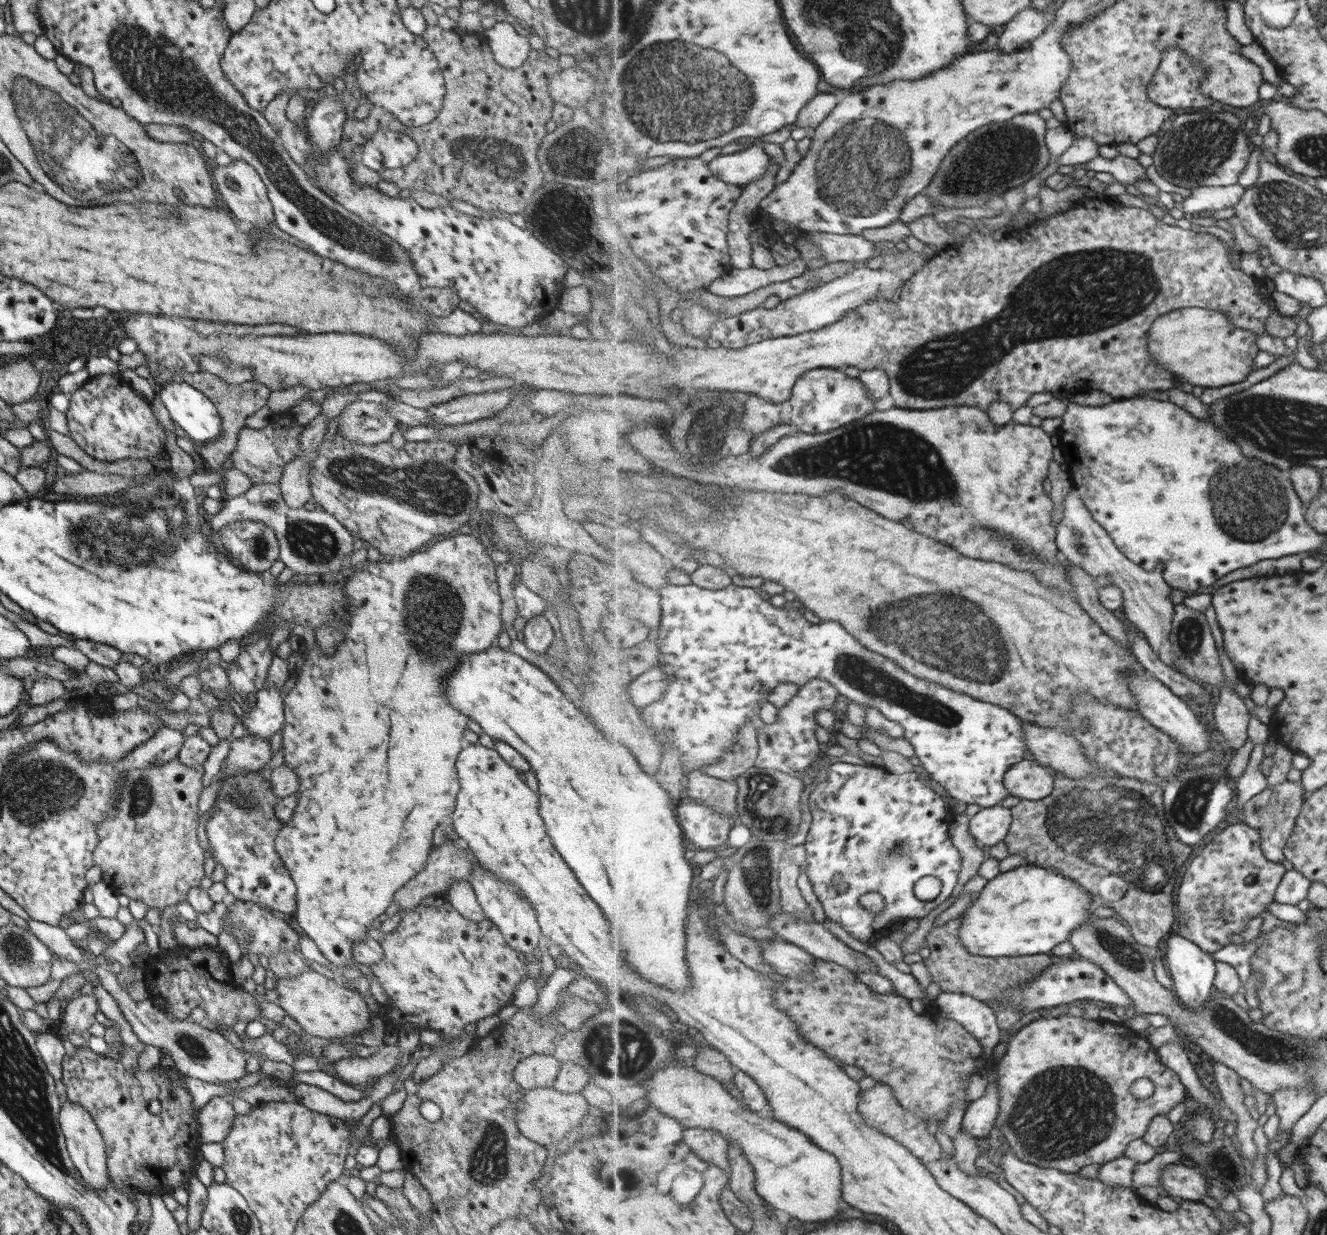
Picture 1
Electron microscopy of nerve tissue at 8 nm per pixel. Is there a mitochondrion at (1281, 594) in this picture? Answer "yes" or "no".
no

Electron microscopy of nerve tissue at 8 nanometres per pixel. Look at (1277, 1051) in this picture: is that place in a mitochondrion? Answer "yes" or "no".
yes

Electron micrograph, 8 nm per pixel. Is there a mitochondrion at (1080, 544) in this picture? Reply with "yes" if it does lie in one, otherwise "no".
yes

